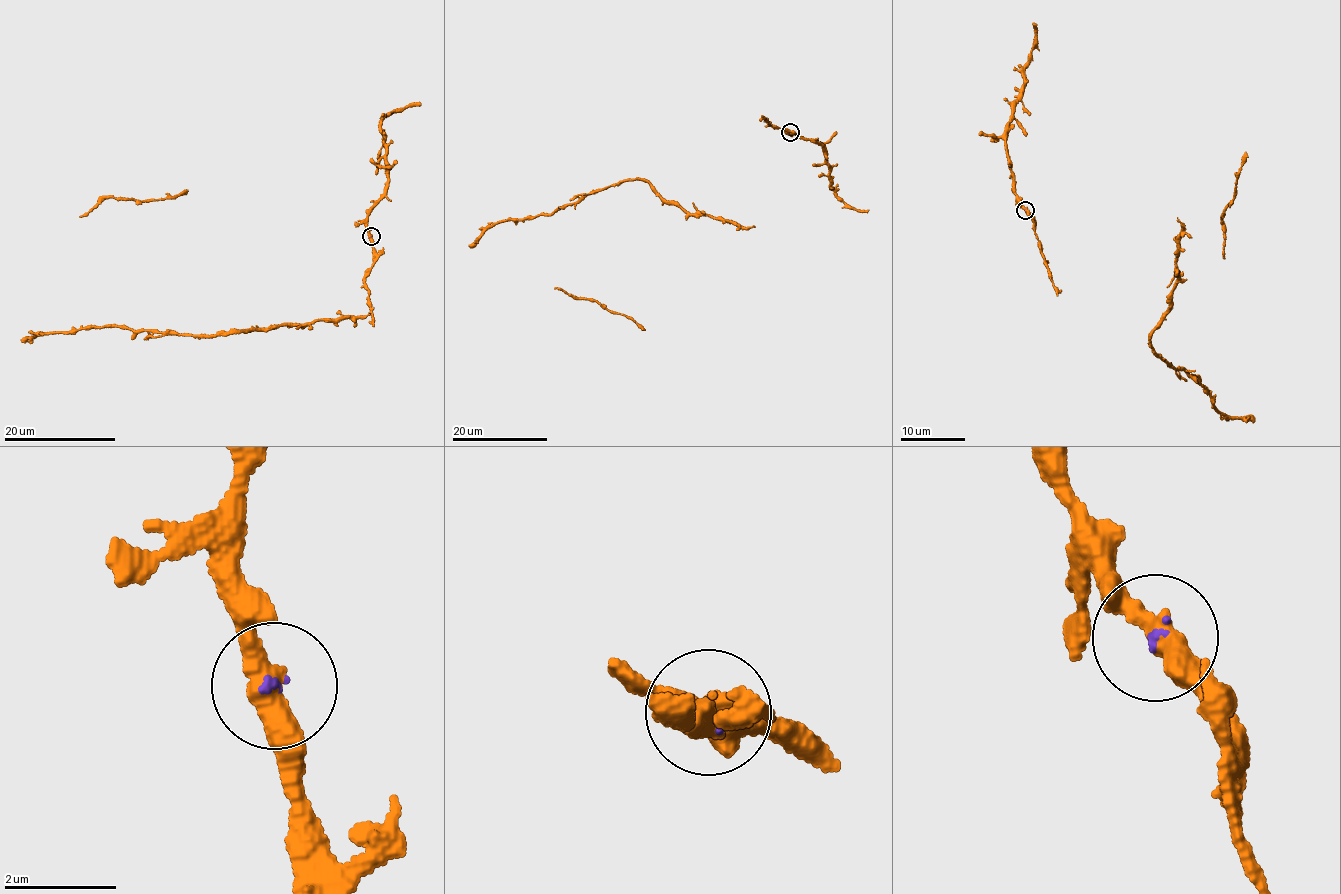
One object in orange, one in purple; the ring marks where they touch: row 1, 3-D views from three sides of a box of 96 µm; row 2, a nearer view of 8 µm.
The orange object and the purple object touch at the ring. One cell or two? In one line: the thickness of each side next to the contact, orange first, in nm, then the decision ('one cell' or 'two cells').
420/60 nm | one cell

